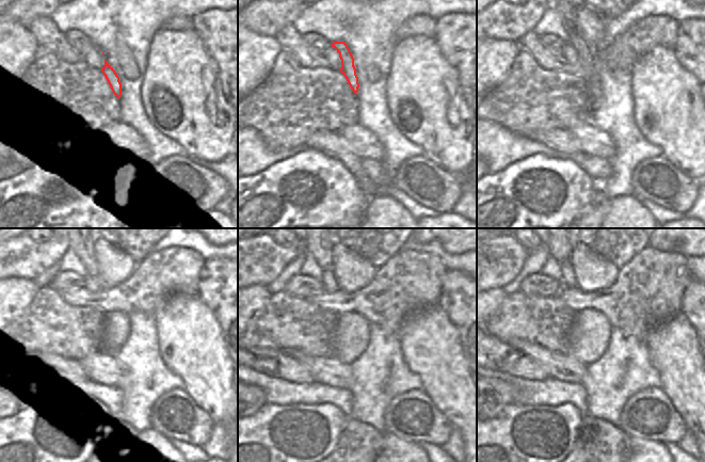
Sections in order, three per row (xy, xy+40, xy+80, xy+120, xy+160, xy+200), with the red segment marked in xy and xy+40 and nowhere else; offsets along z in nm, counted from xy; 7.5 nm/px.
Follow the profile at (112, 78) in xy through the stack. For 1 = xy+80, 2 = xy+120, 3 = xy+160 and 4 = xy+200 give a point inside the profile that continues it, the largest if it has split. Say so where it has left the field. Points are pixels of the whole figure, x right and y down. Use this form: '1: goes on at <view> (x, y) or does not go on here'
1: goes on at xy+80 (566, 11)
2: goes on at xy+120 (84, 250)
3: goes on at xy+160 (322, 250)
4: goes on at xy+200 (560, 250)

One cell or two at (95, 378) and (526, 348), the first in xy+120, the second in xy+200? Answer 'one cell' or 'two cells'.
one cell

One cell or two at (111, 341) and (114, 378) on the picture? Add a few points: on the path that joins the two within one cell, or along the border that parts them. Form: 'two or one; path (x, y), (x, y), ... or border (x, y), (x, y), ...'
two; border (102, 350), (114, 355)

